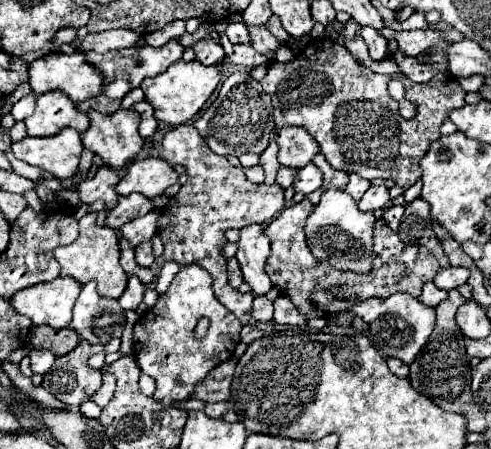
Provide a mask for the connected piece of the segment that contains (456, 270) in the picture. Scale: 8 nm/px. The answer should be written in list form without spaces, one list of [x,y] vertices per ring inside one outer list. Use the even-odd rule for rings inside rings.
[[[443,267],[433,281],[437,283],[439,289],[451,291],[451,289],[457,289],[457,287],[465,285],[467,279],[469,279],[469,269],[463,269],[463,267]]]

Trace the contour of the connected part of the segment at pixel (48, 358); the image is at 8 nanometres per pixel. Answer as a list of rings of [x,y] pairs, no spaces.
[[[31,349],[29,359],[31,359],[33,373],[39,373],[39,375],[45,375],[45,371],[49,371],[51,365],[55,363],[55,355],[47,349]]]

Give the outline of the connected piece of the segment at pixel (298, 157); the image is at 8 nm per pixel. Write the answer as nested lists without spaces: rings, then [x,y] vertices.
[[[285,127],[273,133],[275,143],[279,145],[279,163],[285,167],[301,169],[319,153],[315,139],[301,127]]]

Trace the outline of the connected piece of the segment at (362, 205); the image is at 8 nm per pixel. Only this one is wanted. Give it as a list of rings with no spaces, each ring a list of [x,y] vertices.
[[[385,185],[381,187],[369,187],[369,191],[361,197],[359,201],[359,209],[361,211],[375,211],[375,209],[381,209],[385,207],[385,203],[389,201],[389,191]]]

